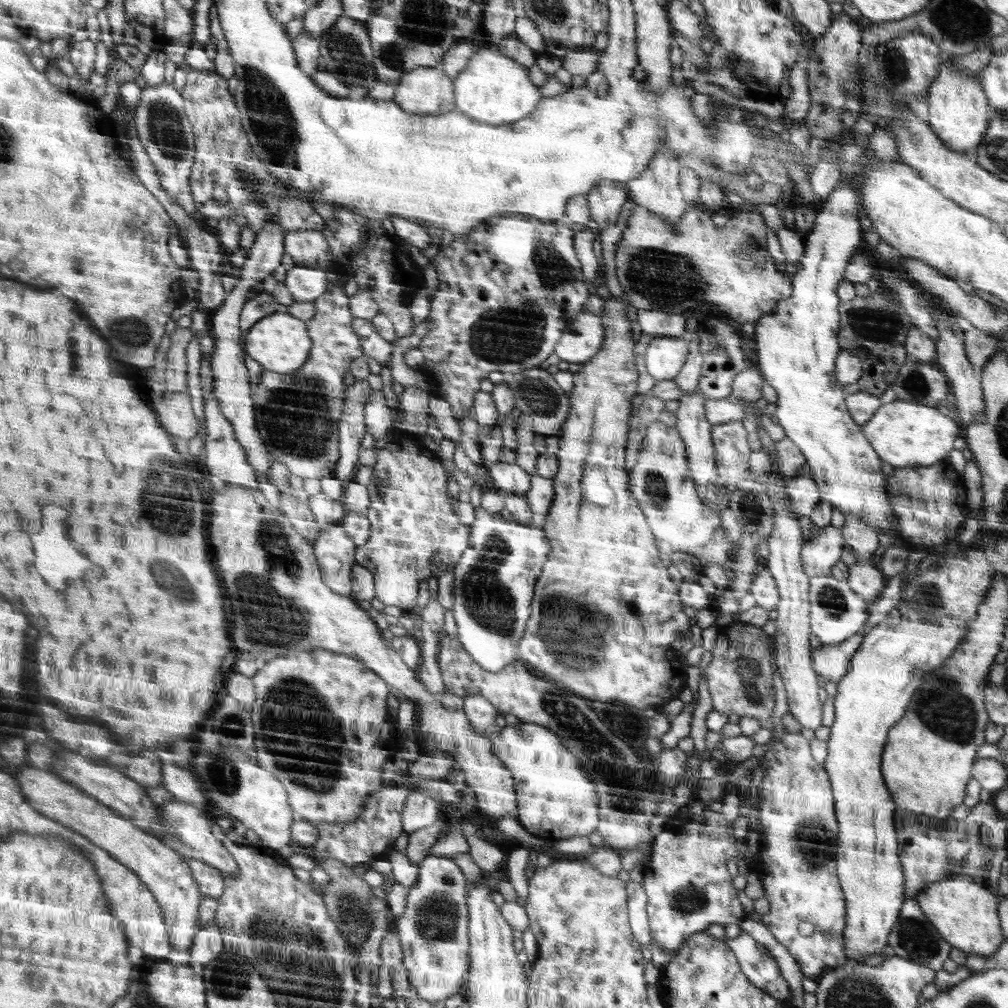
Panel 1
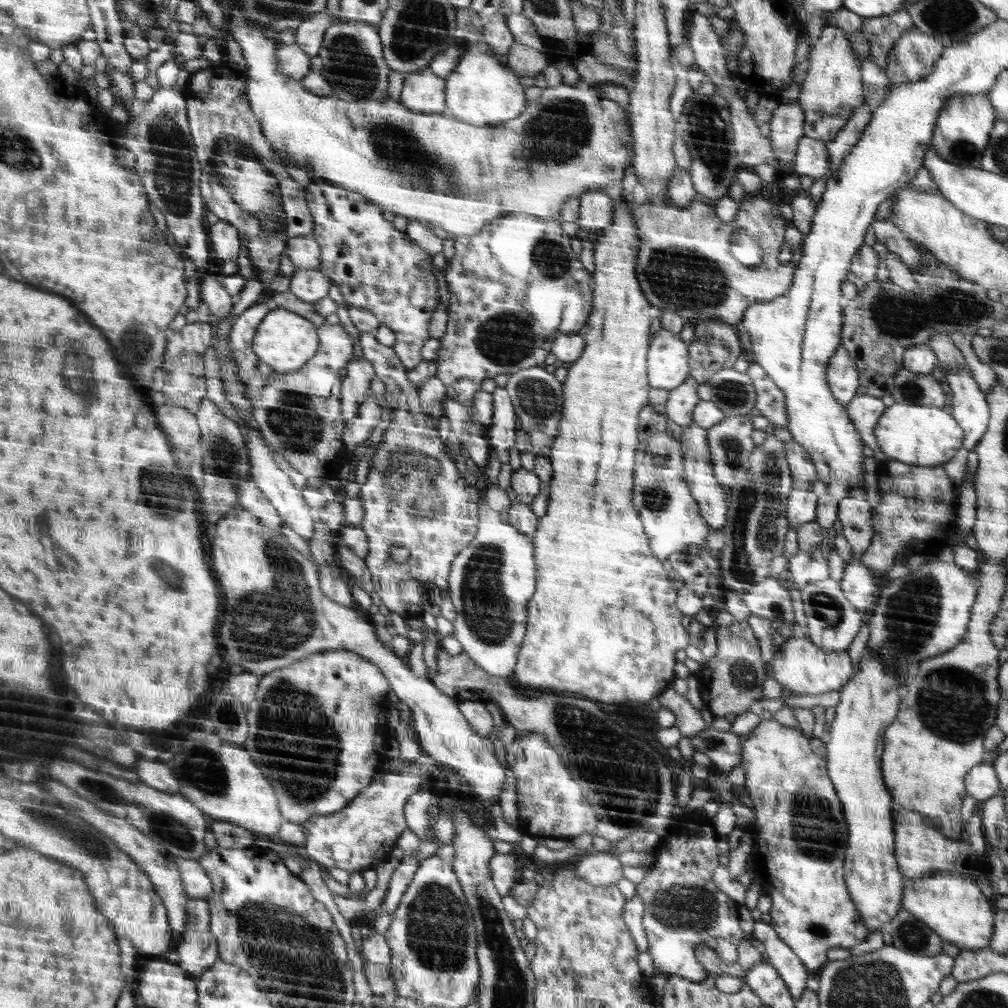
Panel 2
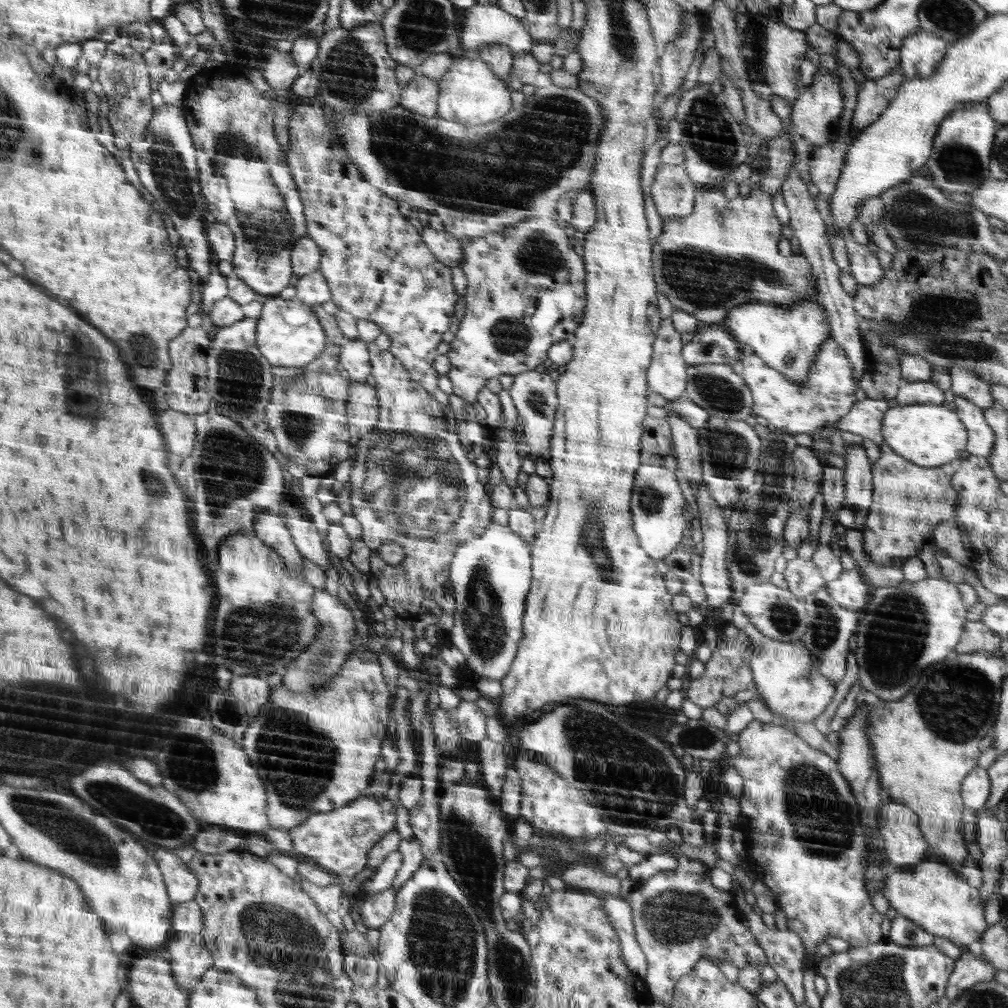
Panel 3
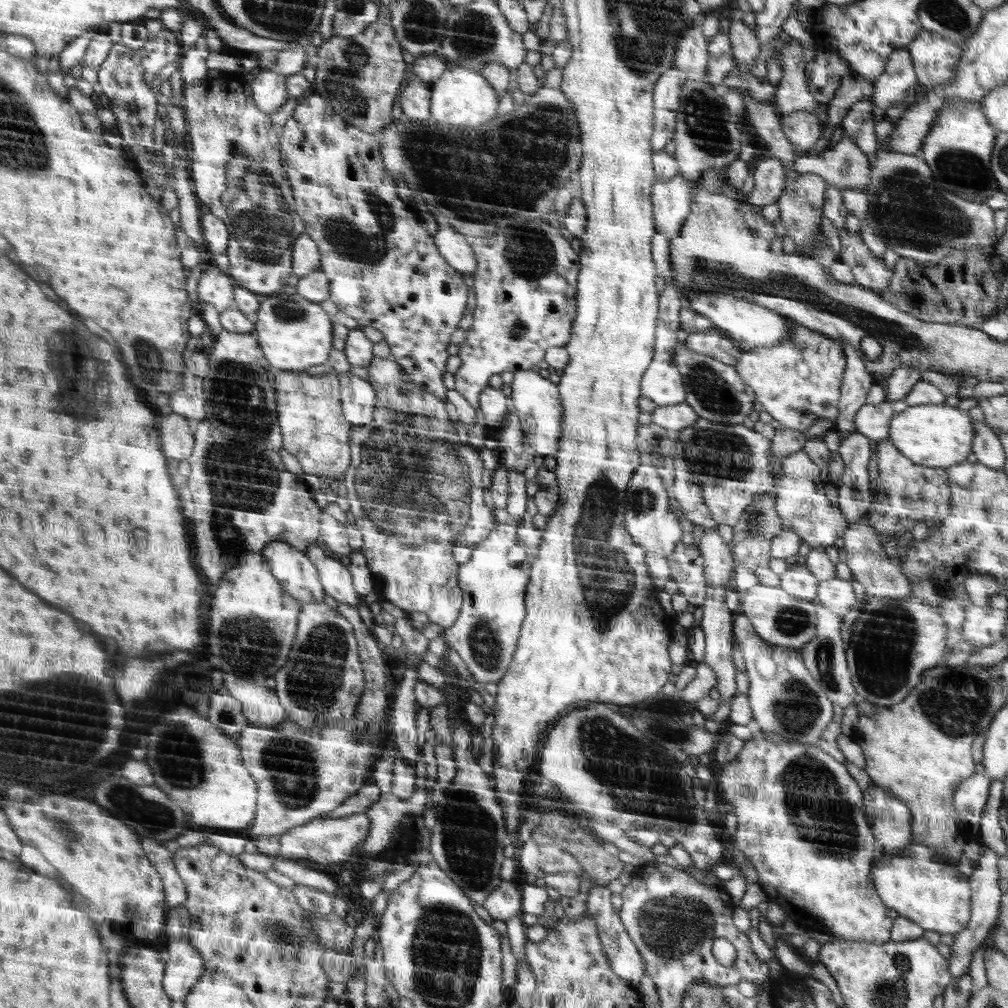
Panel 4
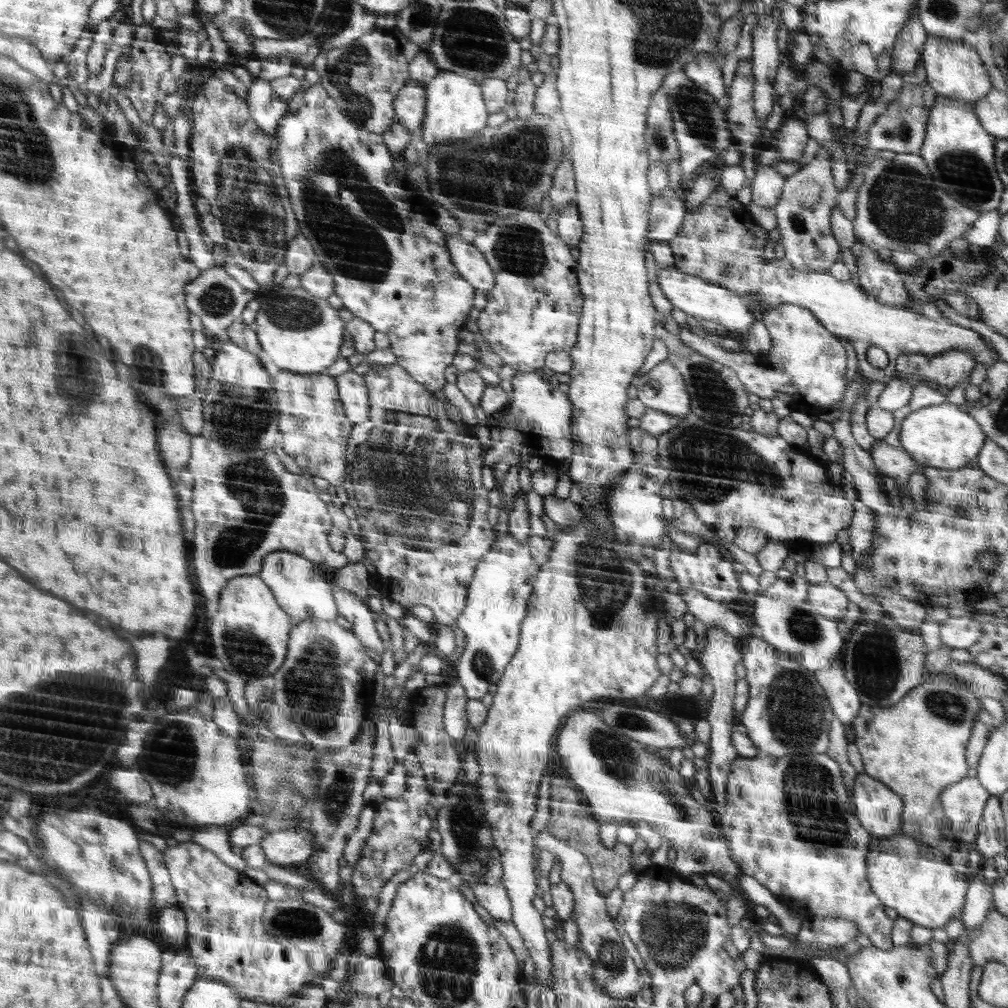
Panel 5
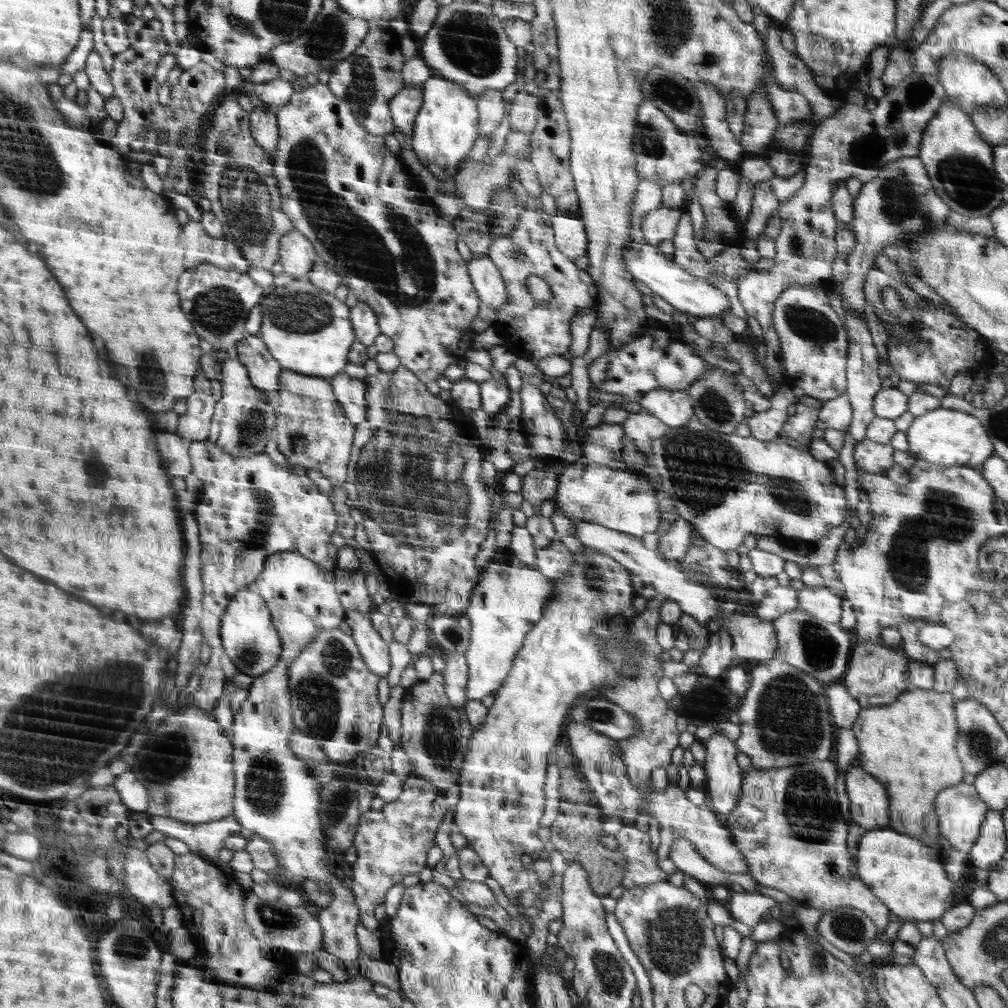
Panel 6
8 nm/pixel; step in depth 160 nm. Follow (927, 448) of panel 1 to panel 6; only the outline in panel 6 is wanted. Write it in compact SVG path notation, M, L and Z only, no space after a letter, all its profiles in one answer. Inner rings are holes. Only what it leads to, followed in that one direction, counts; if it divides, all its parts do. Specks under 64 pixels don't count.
M938 407L913 421L905 432L910 452L915 458L923 458L934 464L975 467L995 454L995 448L988 430L972 413Z

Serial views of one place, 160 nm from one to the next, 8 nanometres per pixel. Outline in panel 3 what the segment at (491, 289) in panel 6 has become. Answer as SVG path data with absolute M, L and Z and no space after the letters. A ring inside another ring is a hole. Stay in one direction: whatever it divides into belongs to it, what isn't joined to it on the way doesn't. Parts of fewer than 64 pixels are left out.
M425 228L422 236L433 255L438 257L438 260L445 262L452 268L460 268L463 248L458 238L445 230L436 231L432 228Z

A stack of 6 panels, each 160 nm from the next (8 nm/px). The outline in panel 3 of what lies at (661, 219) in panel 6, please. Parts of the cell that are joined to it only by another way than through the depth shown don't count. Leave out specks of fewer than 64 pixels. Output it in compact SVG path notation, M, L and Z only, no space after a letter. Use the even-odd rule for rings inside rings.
M660 164L650 185L650 198L663 220L680 218L694 212L697 189L683 165Z

